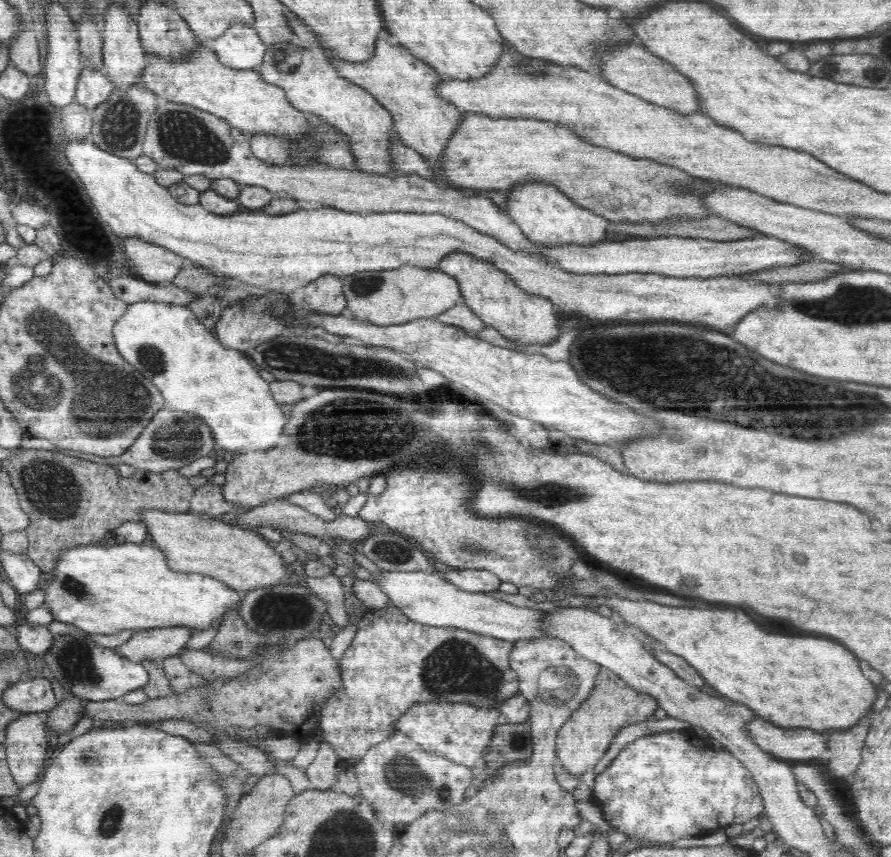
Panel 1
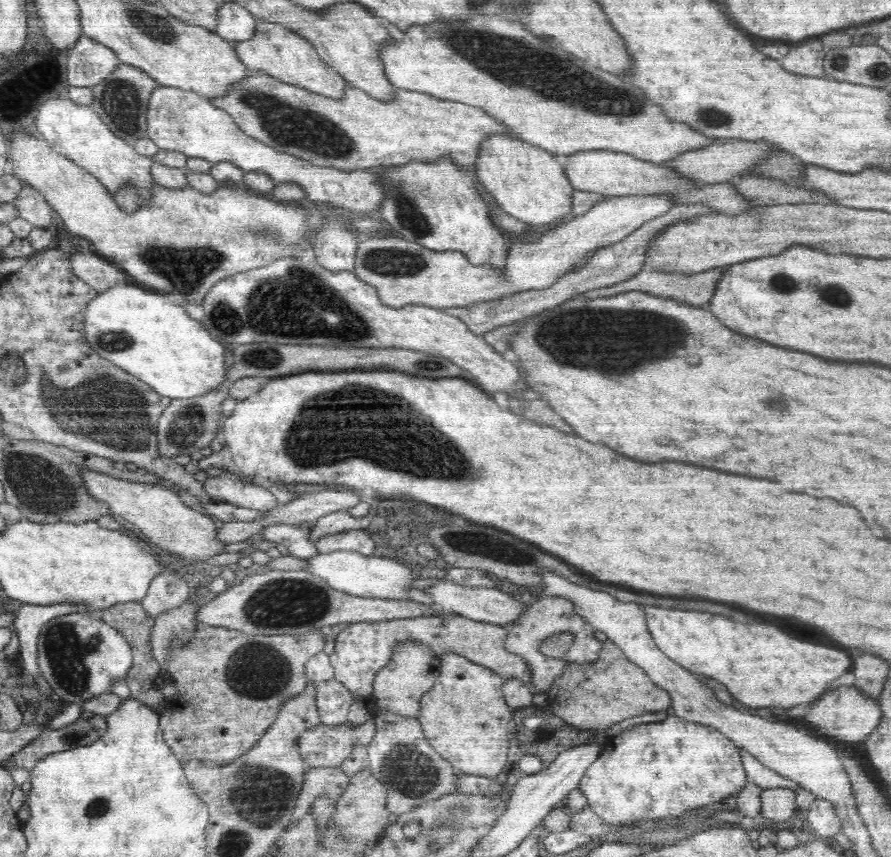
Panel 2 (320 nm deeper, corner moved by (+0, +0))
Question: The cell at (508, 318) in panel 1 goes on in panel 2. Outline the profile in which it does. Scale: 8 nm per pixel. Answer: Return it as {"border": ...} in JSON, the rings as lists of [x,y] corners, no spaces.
{"border":[[[444,158],[440,162],[412,162],[406,166],[384,166],[378,174],[386,196],[380,203],[380,216],[392,228],[392,234],[416,242],[433,251],[460,251],[472,265],[492,265],[496,271],[505,267],[510,241],[504,240],[500,227],[490,218],[489,205],[474,173]]]}

